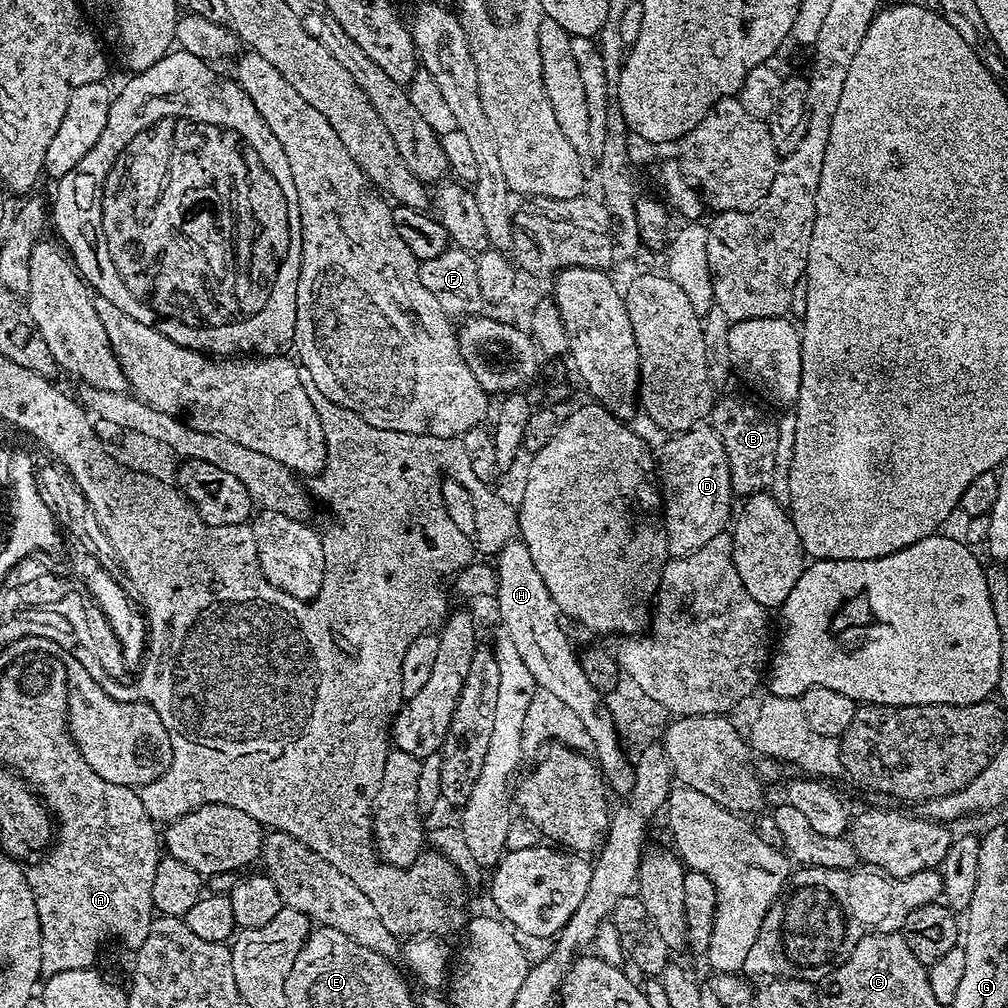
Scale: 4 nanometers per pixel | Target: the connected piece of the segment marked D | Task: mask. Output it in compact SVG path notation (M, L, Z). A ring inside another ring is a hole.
M697 426L667 437L664 449L658 452L658 487L662 493L662 515L666 530L666 546L669 557L689 556L694 554L714 534L725 531L734 516L734 493L730 478L730 462L726 456L726 446L722 438L711 426Z

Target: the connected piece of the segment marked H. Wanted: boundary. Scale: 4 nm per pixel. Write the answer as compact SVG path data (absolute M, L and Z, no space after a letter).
M515 538L502 546L494 557L496 570L496 595L494 603L500 611L500 624L503 635L514 642L522 662L526 662L526 670L534 674L537 689L556 695L586 726L586 734L590 734L591 755L594 757L605 785L620 798L627 798L634 790L633 761L624 753L625 745L621 735L607 710L602 694L590 686L585 672L580 665L577 649L572 649L568 641L568 632L560 625L562 613L556 607L554 598L550 598L550 590L546 590L546 582L542 582L542 574L534 570L534 558L530 558L530 550L526 550L524 541Z

